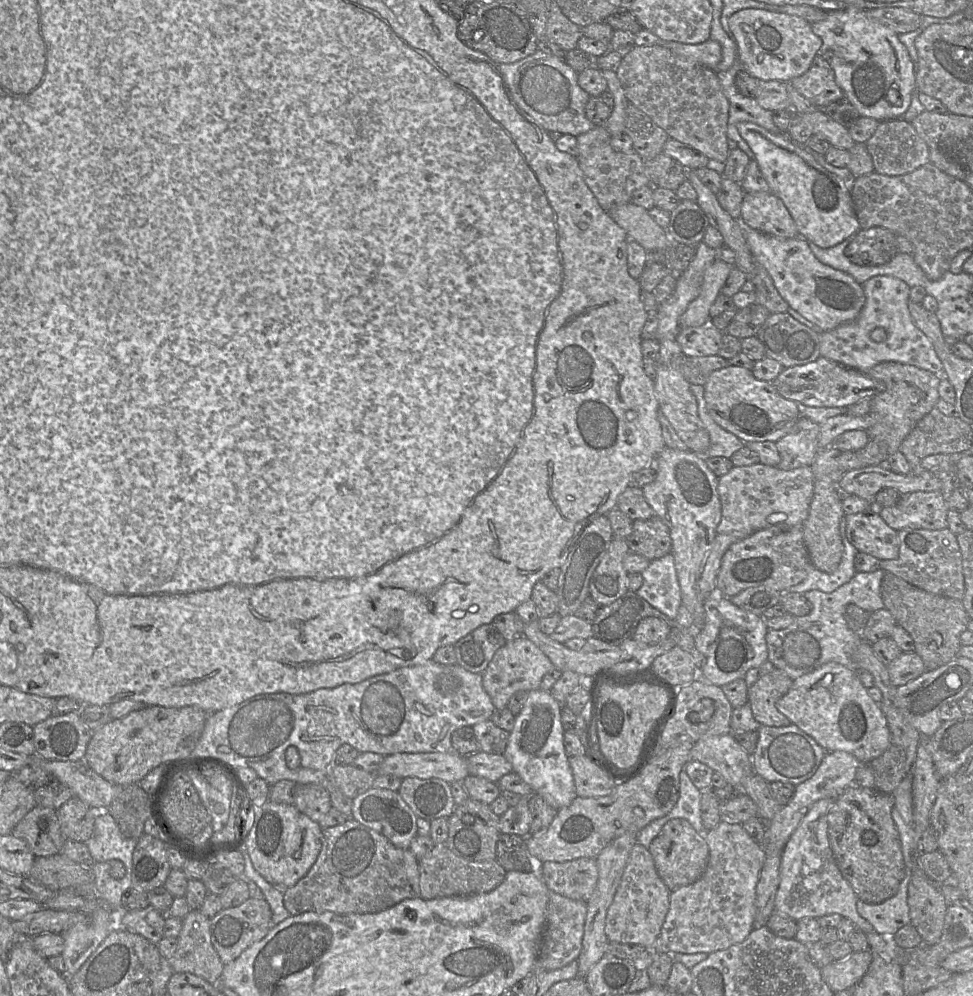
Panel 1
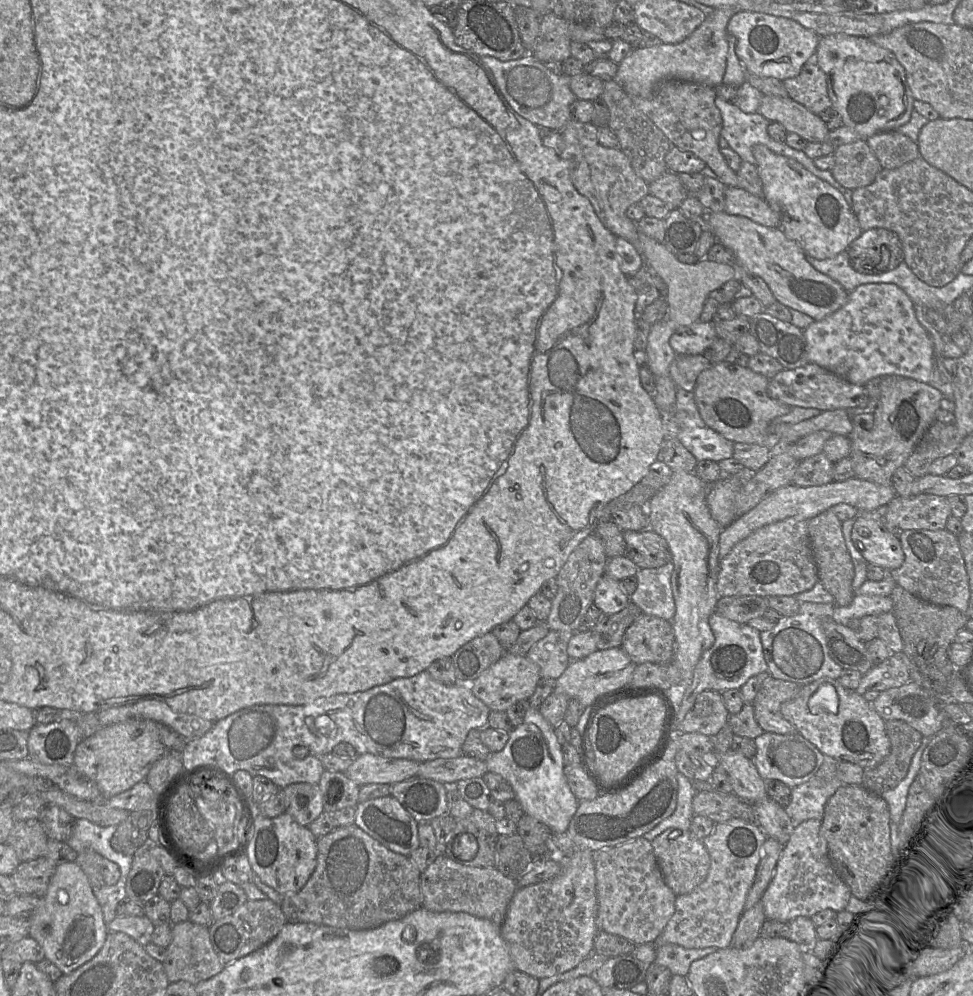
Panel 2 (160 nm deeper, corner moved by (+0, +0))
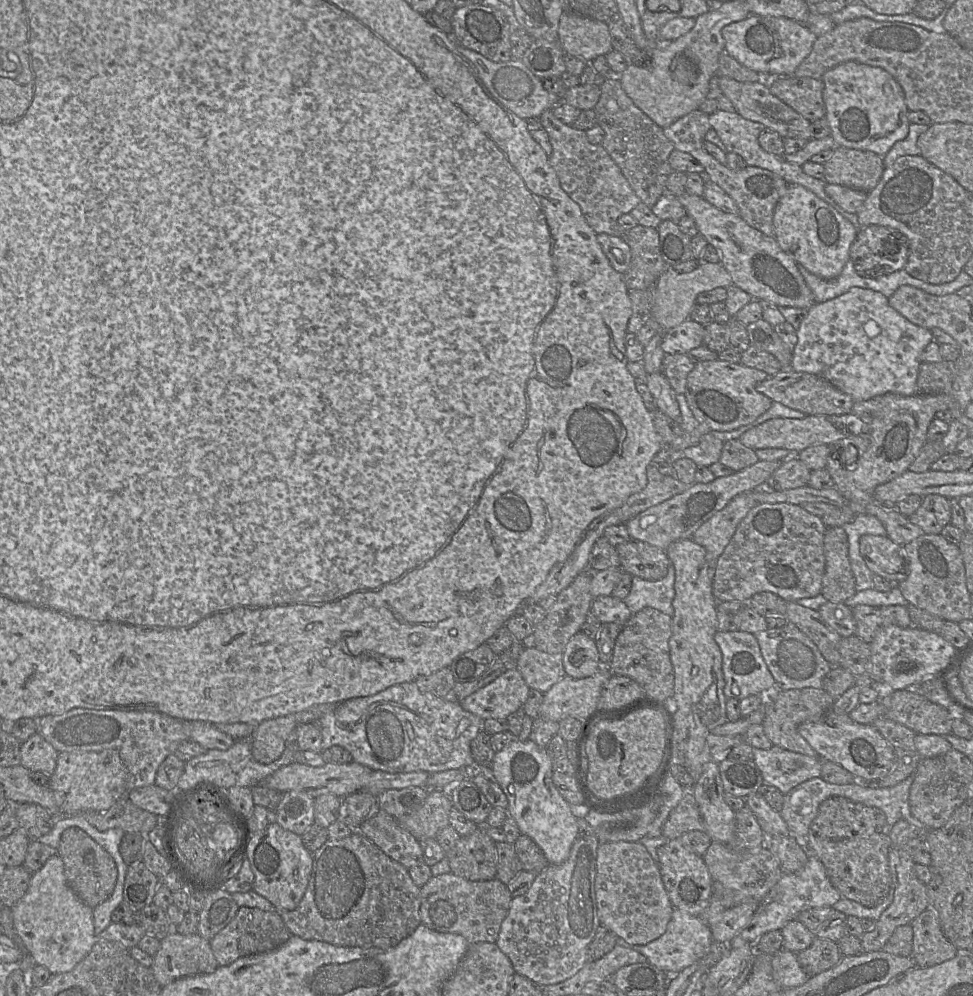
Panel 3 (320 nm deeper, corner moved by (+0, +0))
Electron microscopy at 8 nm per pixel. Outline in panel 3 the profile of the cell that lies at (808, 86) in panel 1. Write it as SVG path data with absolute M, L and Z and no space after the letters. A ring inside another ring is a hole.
M779 76L769 81L768 87L773 95L811 122L826 115L822 79Z

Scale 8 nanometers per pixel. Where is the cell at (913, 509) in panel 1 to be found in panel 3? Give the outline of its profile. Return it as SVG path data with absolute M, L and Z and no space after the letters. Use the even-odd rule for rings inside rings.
M938 494L926 495L920 507L908 519L925 534L940 534L951 521L950 499Z

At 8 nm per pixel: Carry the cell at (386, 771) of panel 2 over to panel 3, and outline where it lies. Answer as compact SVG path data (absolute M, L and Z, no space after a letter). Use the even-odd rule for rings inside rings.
M355 761L345 764L326 763L321 767L312 767L294 762L279 768L258 785L276 790L280 793L300 791L314 799L323 794L333 794L340 798L344 798L362 790L372 771L374 770Z

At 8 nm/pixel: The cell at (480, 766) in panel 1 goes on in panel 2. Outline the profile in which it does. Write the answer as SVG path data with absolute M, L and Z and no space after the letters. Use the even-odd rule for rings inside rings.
M460 755L456 758L425 761L420 764L417 776L441 783L453 783L482 778L487 772L485 761Z

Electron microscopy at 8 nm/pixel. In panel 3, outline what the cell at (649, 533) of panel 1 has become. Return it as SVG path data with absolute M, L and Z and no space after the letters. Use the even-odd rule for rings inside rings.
M632 539L615 547L624 572L647 581L661 580L666 576L671 563L666 551Z

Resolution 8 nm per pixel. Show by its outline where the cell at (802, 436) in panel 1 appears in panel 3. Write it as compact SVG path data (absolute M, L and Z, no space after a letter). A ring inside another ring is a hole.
M754 491L733 498L722 510L705 521L693 534L692 540L706 550L711 568L712 588L716 563L733 537L739 523L757 504Z

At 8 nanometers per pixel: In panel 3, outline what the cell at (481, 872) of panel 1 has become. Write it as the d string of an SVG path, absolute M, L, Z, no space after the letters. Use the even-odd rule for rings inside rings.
M452 872L433 876L421 887L421 923L440 933L459 934L469 944L496 943L512 899L507 885L497 878L487 881L469 881Z

